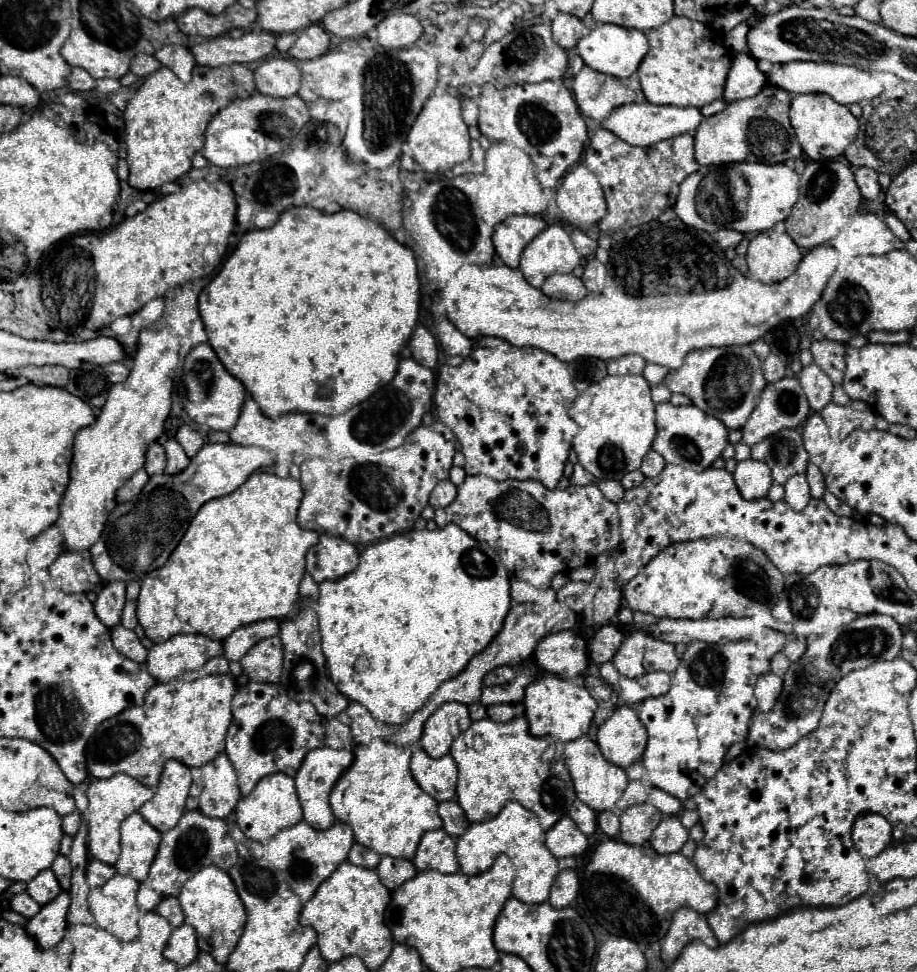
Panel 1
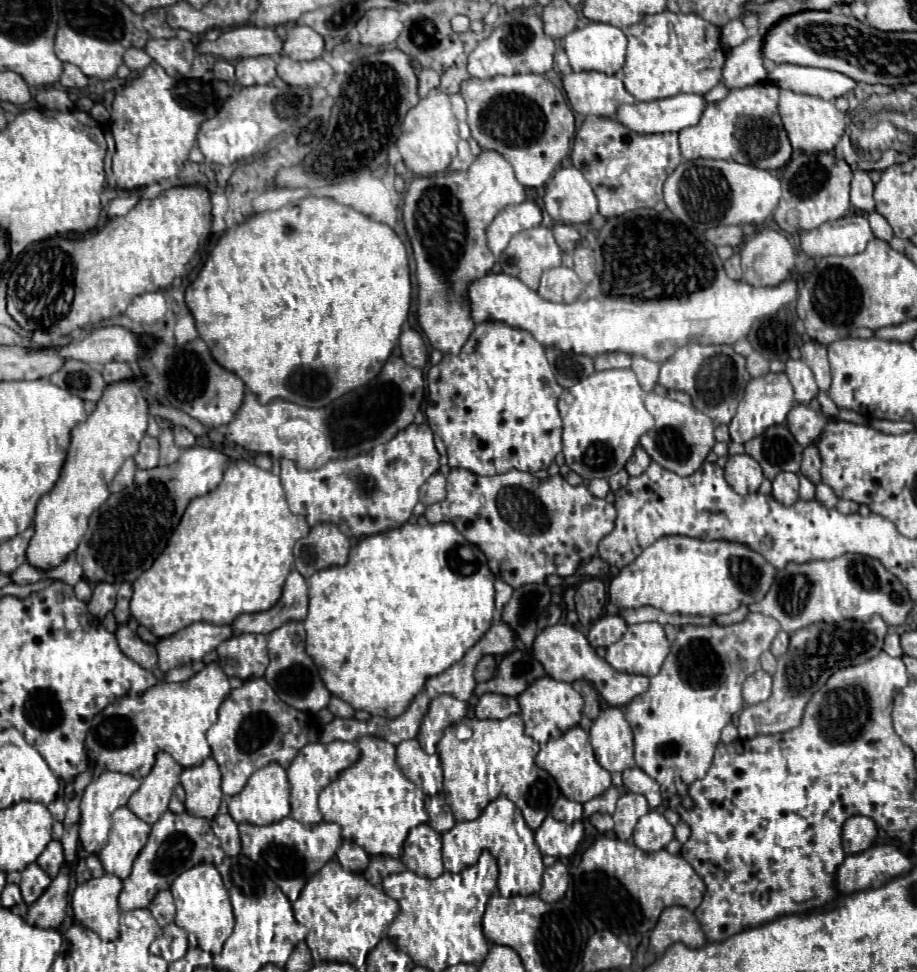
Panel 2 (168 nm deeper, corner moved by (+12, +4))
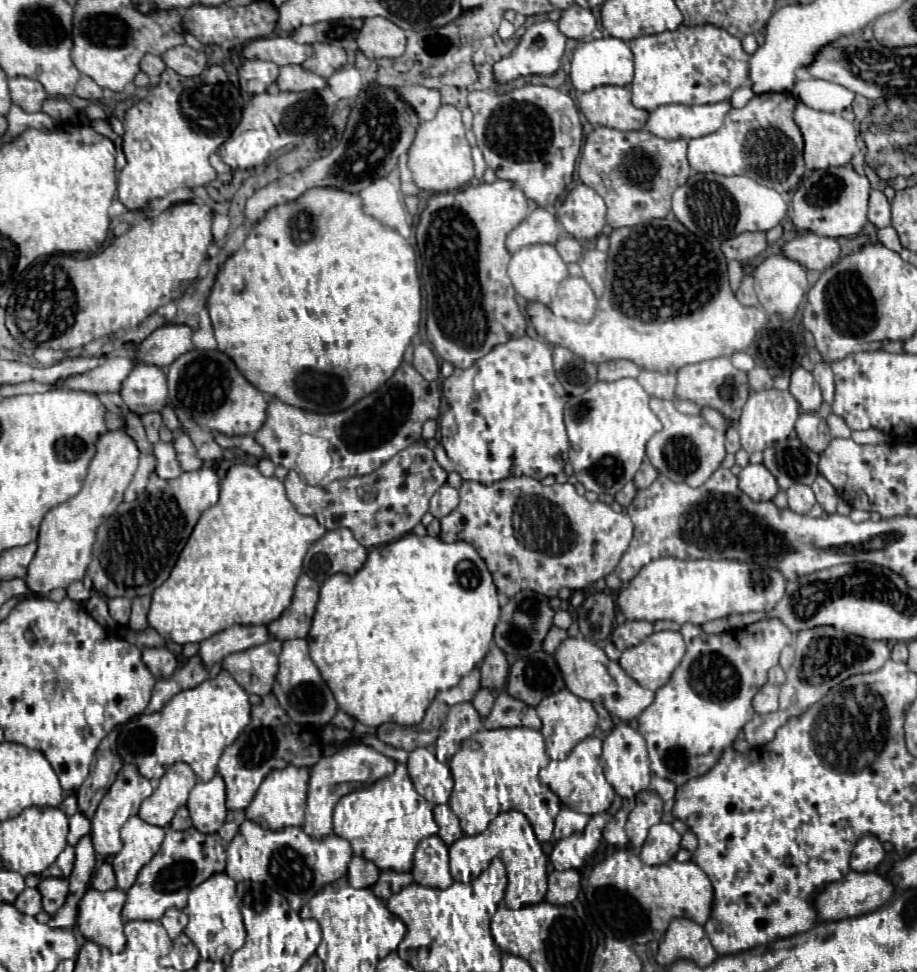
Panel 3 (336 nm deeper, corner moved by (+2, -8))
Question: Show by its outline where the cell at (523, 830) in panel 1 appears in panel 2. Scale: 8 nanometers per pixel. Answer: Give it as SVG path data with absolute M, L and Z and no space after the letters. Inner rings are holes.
M498 797L490 801L478 819L456 823L450 831L442 835L444 867L452 873L460 873L470 865L476 865L484 849L488 849L498 861L500 867L498 887L502 897L536 895L540 891L544 865L542 865L542 855L534 841L534 831L524 823L520 809L508 797Z

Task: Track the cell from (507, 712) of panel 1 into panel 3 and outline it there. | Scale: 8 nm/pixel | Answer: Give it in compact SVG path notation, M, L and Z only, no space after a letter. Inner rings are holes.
M500 693L490 715L484 719L486 729L500 729L500 727L530 727L540 729L540 719L536 709L510 697L508 693Z

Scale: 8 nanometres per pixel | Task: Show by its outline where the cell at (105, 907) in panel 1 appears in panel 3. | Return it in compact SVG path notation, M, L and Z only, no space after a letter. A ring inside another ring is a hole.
M88 889L78 905L78 929L80 933L108 947L112 953L120 953L126 947L122 907L126 903L126 893L120 889L96 891Z

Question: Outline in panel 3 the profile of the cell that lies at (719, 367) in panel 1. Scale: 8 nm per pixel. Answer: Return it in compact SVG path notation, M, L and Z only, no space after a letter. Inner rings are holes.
M718 357L718 359L710 359L710 361L700 361L694 365L684 365L676 373L676 379L678 379L678 383L676 383L678 399L690 399L698 407L712 407L734 423L738 421L742 407L750 395L748 375L744 371L736 369L728 357Z

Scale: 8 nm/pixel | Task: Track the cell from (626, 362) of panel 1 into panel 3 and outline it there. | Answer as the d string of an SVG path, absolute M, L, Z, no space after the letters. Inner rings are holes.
M606 361L598 365L598 379L600 381L618 381L624 377L638 377L640 367L632 361Z

